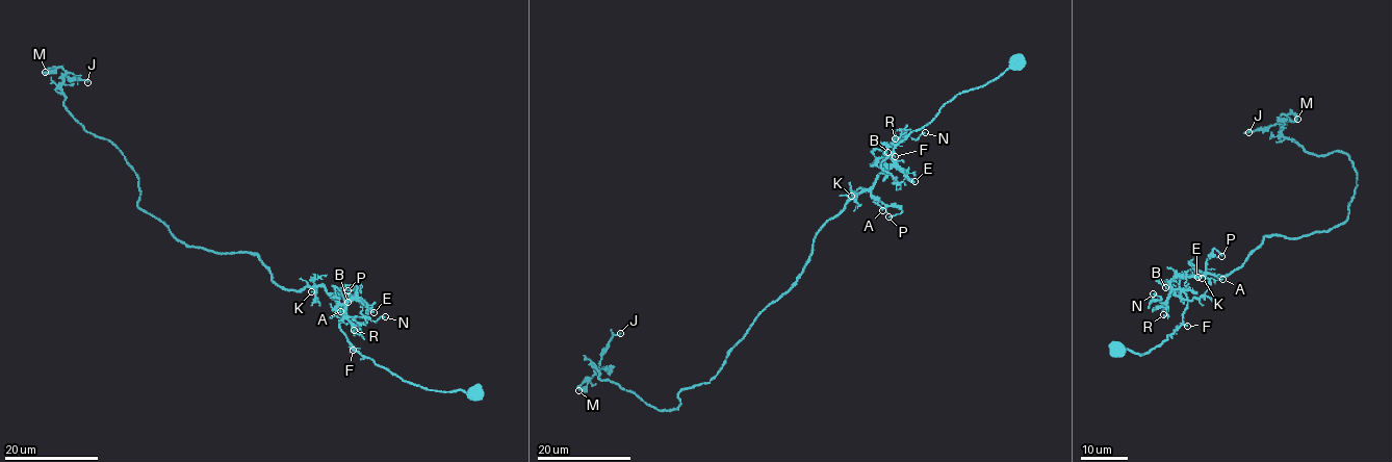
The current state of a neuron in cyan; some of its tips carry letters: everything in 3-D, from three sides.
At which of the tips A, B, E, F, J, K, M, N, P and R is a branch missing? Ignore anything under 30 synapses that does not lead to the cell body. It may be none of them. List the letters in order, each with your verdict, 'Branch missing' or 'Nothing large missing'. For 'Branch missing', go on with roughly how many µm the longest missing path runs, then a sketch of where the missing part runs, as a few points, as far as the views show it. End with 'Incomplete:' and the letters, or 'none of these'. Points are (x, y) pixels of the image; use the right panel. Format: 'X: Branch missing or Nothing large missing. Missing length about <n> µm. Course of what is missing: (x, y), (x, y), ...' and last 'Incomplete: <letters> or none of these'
A: Nothing large missing
B: Nothing large missing
E: Nothing large missing
F: Nothing large missing
J: Nothing large missing
K: Nothing large missing
M: Nothing large missing
N: Nothing large missing
P: Nothing large missing
R: Nothing large missing
Incomplete: none of these

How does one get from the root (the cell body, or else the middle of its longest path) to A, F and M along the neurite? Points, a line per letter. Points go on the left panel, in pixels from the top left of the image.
A: (475, 394), (423, 388), (381, 367), (350, 343), (340, 329), (344, 299), (334, 293), (331, 299), (340, 311)
F: (475, 394), (423, 388), (381, 367), (351, 345), (353, 350)
M: (475, 394), (361, 355), (324, 286), (175, 237), (45, 72)

